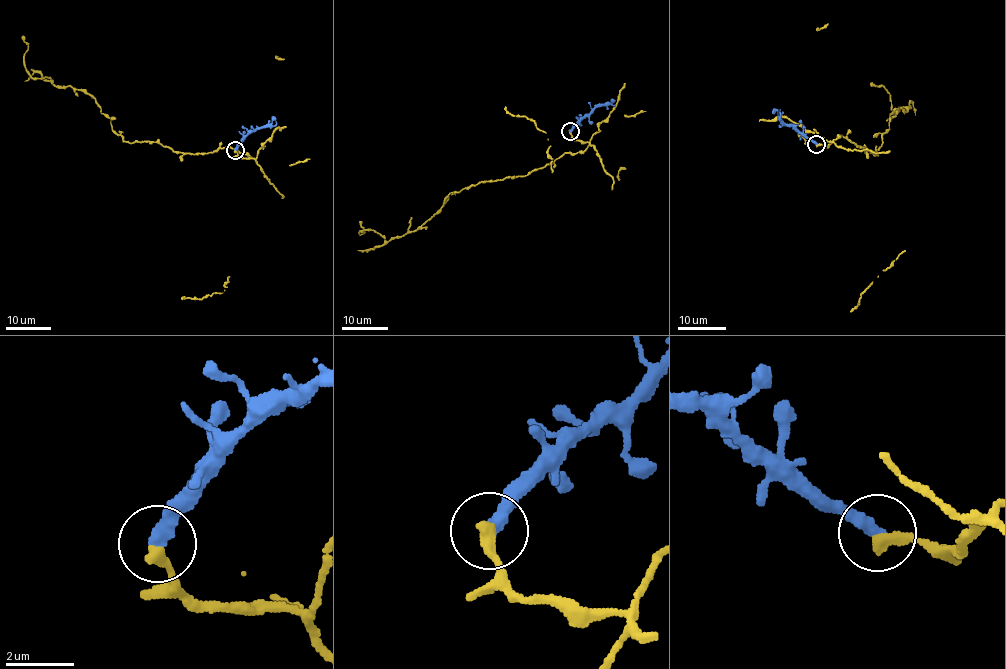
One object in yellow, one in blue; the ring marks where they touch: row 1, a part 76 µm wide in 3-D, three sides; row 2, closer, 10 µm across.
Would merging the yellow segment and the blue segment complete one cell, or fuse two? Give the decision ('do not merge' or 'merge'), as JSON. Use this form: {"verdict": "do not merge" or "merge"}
{"verdict": "do not merge"}

